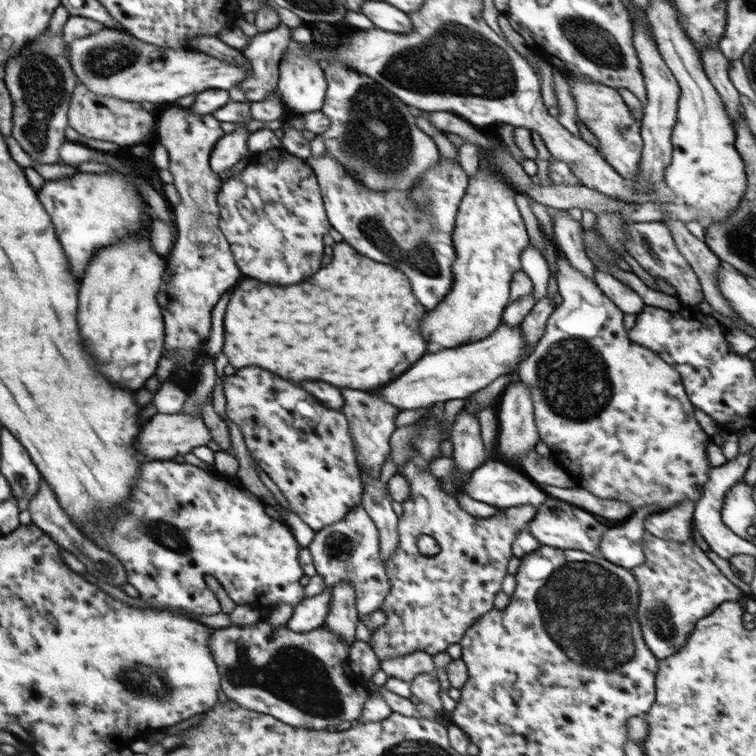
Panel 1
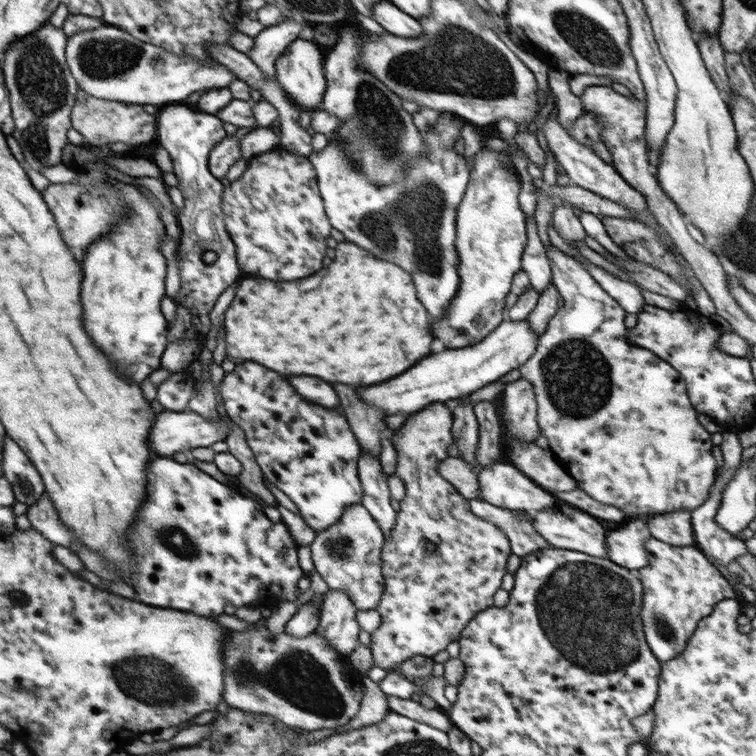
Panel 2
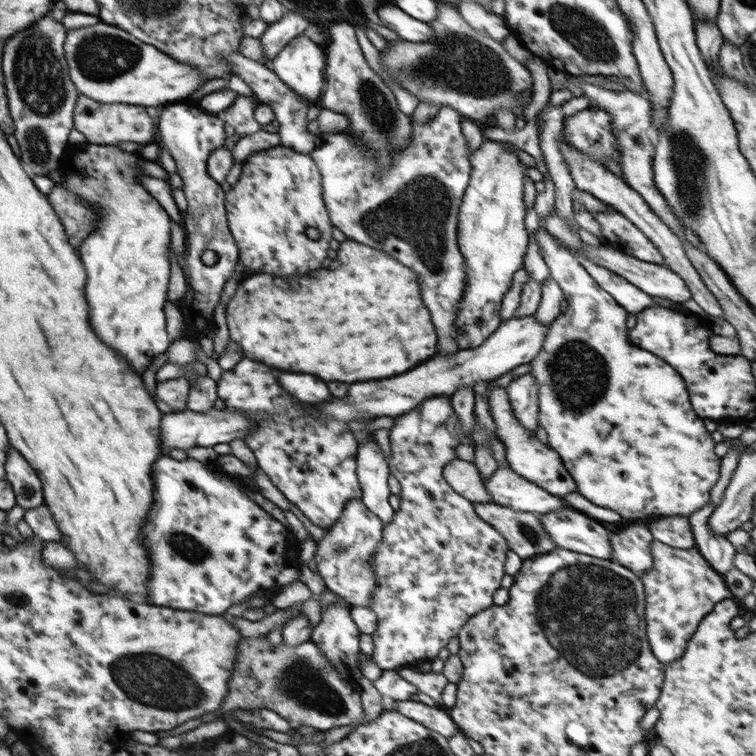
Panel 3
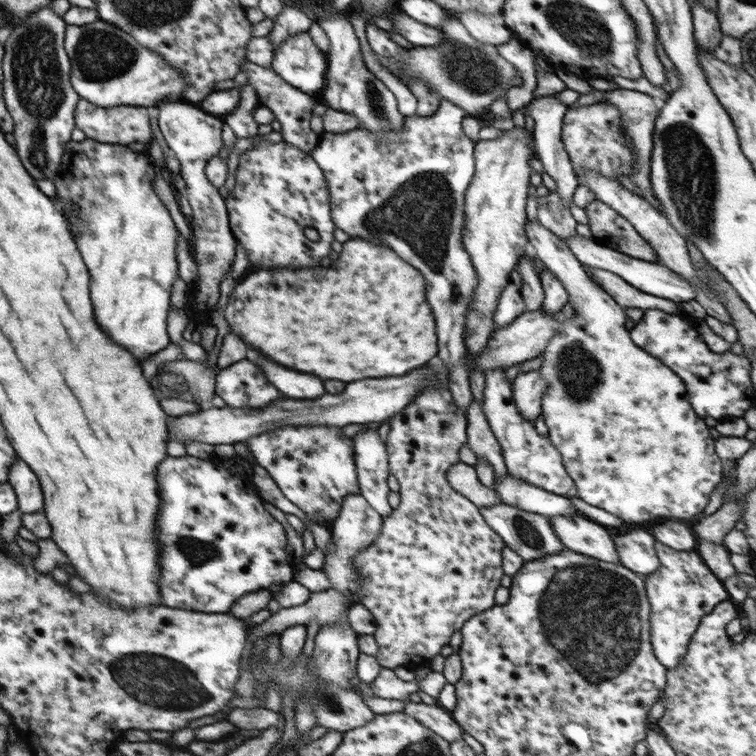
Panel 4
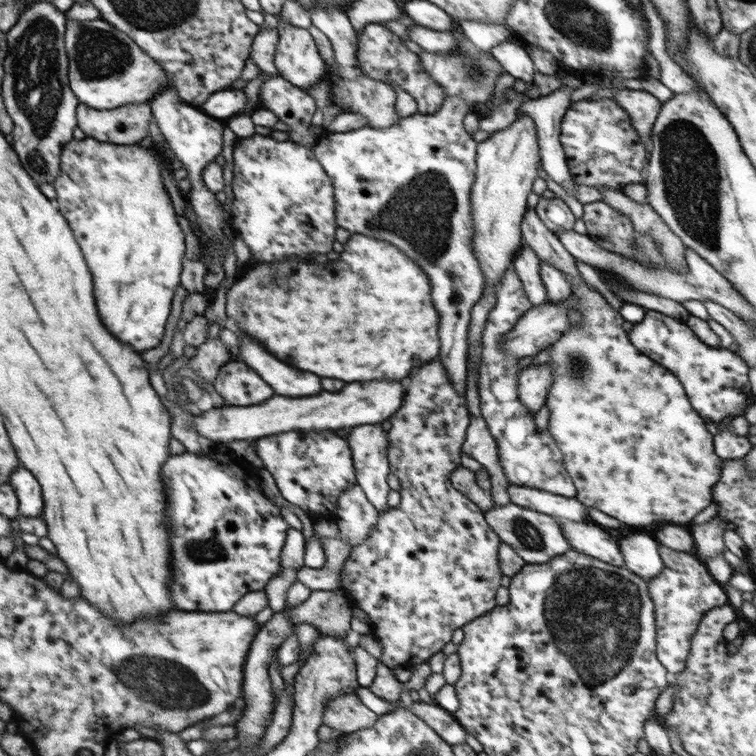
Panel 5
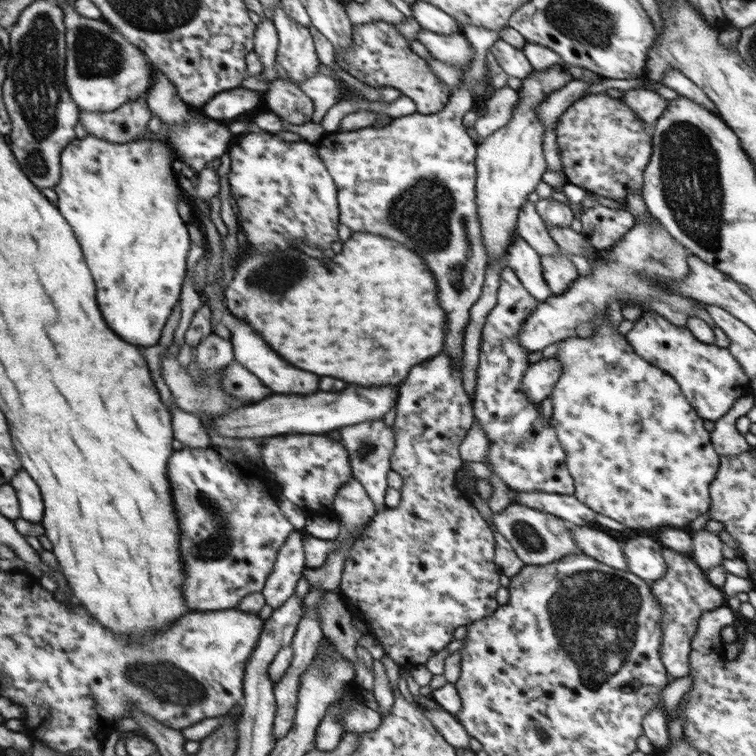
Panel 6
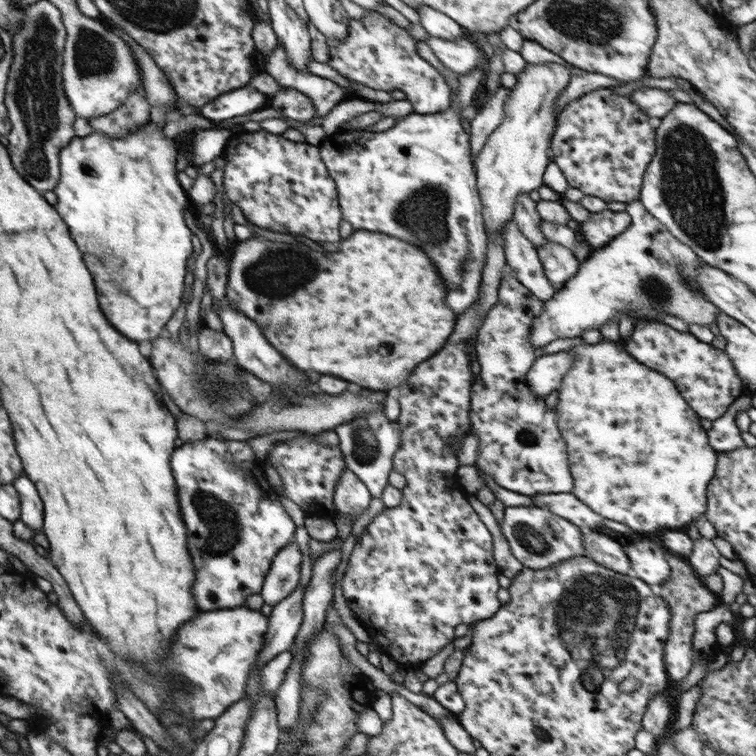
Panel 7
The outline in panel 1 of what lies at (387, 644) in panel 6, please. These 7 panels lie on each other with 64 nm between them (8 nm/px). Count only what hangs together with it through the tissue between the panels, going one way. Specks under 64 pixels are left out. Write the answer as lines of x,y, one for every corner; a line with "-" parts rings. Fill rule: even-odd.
433,405
431,407
431,412
429,412
429,414
426,414
426,417
422,417
422,419
418,419
415,422
416,424
418,424
419,438
415,438
415,440
413,440
413,457
410,460
407,460
407,463
400,470
402,478
406,479
410,483
411,490
406,493
408,494
409,499
402,502
403,515
399,517
399,523
397,526
399,538
398,548
390,558
383,562
386,575
388,575
388,578
391,582
389,595
384,599
380,611
381,614
387,616
387,621
379,629
376,629
376,631
374,631
369,641
370,646
377,654
379,662
385,661
390,657
410,654
413,650
420,648
424,652
427,652
428,654
434,656
436,653
445,651
451,644
459,643
462,640
462,637
464,636
466,630
468,630
477,621
478,618
484,616
487,612
490,612
495,608
495,596
498,592
501,591
501,584
503,583
504,577
508,575
508,564
510,562
509,560
513,556
512,545
516,533
519,532
521,528
524,528
525,525
534,518
534,515
539,512
539,509
533,507
532,505
524,505
500,509
499,515
494,515
490,518
482,519
468,514
460,505
460,502
458,502
457,493
448,494
445,491
445,487
441,486
441,479
432,476
428,468
429,462
431,460
442,457
440,452
440,444
442,444
444,440
448,440
446,431
442,431
442,422
444,422
443,407
-
420,534
428,534
428,536
432,536
438,543
438,546
440,546
440,552
432,556
422,555
422,553
418,551
418,547
416,546
416,541
418,540
418,536
420,536

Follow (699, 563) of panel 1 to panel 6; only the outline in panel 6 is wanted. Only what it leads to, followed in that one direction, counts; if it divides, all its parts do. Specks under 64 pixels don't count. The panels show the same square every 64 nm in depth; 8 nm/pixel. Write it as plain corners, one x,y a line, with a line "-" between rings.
664,547
661,553
667,565
666,574
651,584
651,591
663,612
659,655
668,674
676,679
688,675
691,669
689,665
691,640
697,631
700,615
726,604
726,596
708,580
706,573
694,564
690,554

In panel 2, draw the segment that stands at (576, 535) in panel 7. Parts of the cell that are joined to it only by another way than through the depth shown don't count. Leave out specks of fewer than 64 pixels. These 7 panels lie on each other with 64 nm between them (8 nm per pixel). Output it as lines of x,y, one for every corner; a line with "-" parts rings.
468,499
469,509
472,514
493,522
499,526
509,538
511,552
522,558
537,550
550,547
550,544
536,532
533,527
532,514
521,514
507,508
494,506
482,499

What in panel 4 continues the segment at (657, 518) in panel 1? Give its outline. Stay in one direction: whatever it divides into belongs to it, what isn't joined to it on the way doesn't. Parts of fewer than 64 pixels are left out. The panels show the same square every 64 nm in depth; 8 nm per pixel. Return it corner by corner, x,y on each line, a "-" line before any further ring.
680,519
659,522
651,534
656,541
679,551
692,551
697,546
692,525

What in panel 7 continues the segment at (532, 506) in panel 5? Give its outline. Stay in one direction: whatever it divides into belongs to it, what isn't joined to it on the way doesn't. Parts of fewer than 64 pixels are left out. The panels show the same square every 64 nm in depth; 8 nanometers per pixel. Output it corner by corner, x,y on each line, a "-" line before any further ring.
550,493
537,494
533,496
533,505
538,508
546,508
550,512
561,516
572,522
578,528
592,529
603,528
602,517
595,513
589,506
586,506
581,500
578,500
574,493

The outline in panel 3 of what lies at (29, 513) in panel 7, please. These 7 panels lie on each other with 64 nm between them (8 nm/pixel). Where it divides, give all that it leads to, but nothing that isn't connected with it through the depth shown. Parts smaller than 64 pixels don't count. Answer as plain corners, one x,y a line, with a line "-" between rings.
16,449
8,456
5,480
11,484
15,492
17,505
26,511
38,508
45,502
38,474
34,472
25,456

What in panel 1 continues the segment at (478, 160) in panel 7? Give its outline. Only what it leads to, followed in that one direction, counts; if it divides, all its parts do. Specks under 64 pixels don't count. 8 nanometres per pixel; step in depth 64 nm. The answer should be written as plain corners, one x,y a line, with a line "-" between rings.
482,157
477,173
469,177
455,218
454,286
442,304
427,310
422,318
422,336
426,342
436,342
444,349
458,348
481,341
500,327
502,314
509,304
513,274
521,269
520,255
530,240
514,201
517,193
487,158

